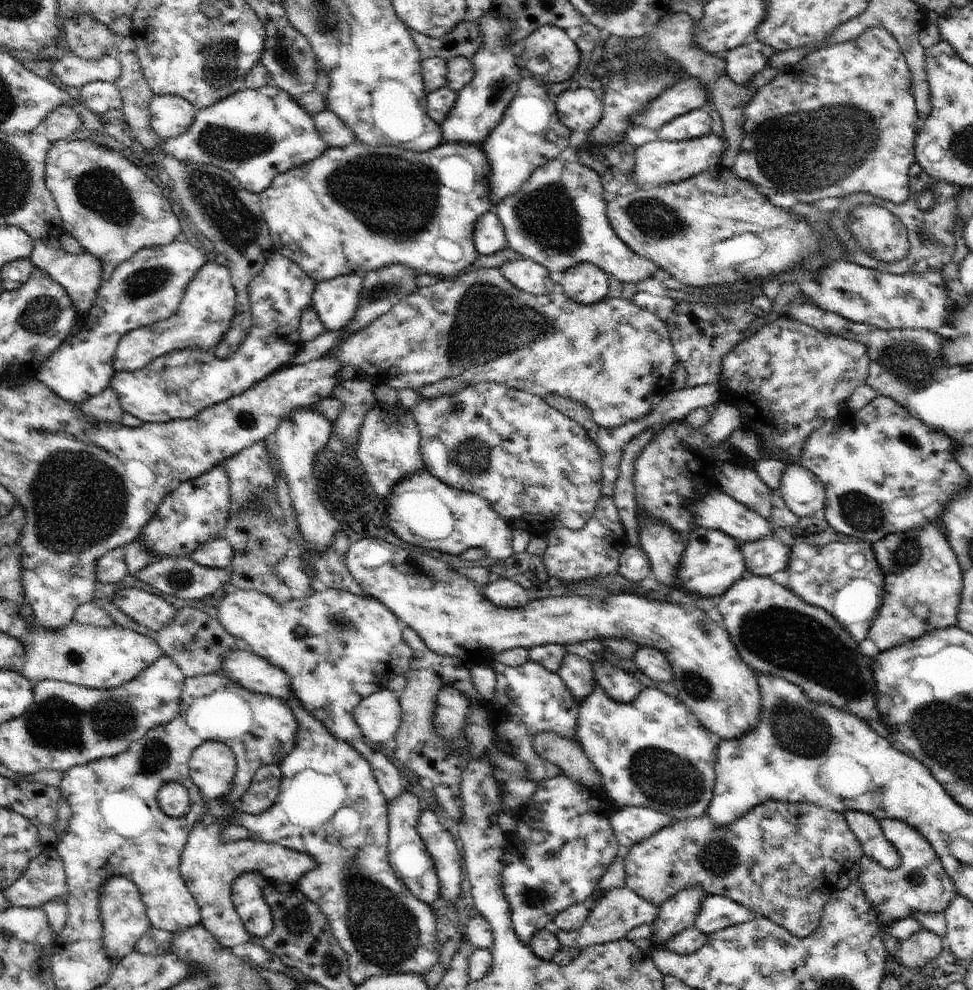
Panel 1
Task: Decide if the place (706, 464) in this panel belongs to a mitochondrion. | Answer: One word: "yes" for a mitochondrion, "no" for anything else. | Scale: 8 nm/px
no

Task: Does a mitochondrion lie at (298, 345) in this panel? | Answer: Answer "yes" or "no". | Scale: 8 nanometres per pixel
no

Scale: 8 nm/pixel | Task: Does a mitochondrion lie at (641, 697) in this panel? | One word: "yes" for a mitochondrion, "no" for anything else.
no

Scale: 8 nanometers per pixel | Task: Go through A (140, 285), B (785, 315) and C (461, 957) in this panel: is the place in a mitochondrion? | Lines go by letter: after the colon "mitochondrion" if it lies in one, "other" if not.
A: mitochondrion
B: other
C: other

